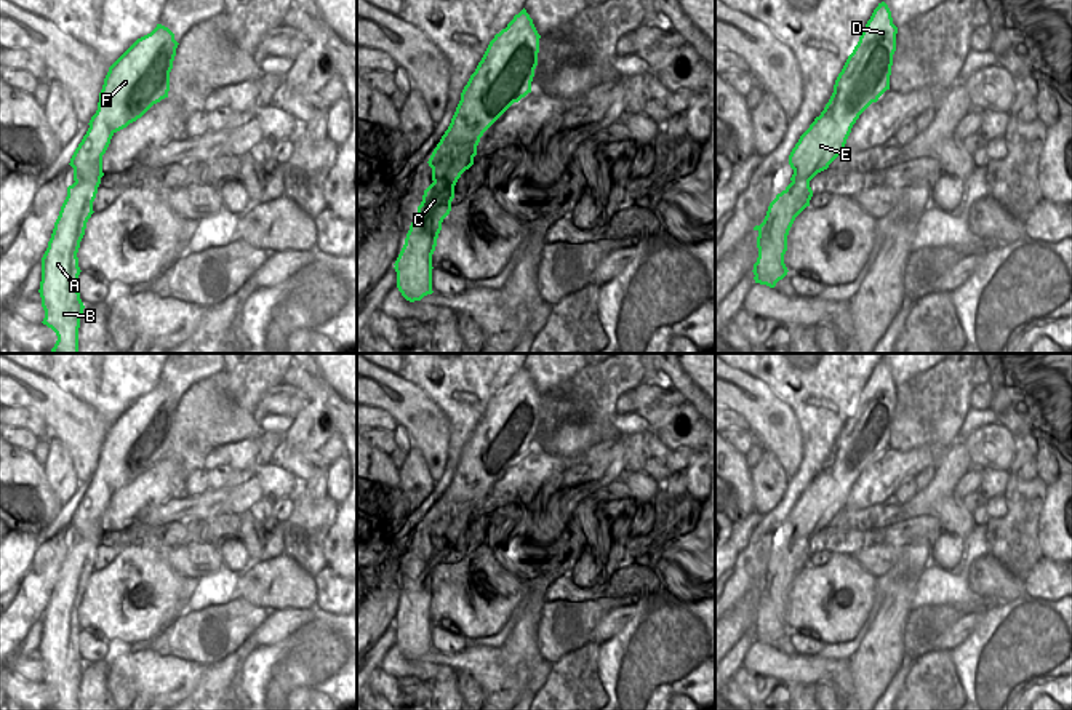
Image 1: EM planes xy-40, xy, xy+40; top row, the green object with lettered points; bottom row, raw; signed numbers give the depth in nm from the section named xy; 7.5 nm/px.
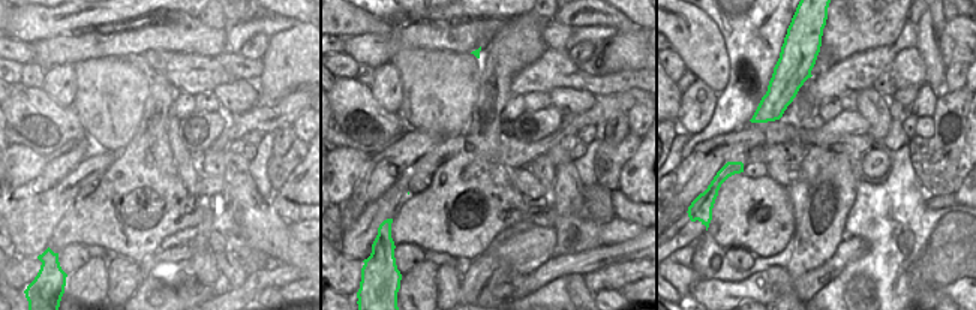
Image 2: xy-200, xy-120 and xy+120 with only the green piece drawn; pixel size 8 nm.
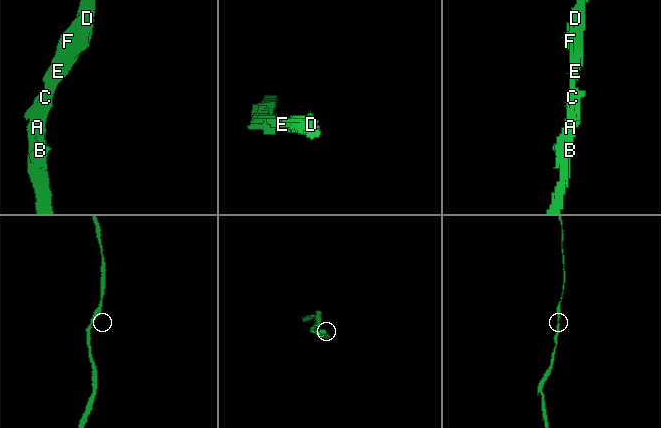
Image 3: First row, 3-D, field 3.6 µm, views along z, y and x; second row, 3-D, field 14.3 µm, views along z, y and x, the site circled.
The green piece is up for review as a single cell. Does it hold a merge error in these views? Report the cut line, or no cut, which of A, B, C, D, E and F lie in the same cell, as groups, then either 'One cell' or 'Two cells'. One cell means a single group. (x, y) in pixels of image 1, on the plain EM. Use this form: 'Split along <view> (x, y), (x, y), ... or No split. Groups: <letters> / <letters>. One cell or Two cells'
No split. Groups: A B C D E F. One cell

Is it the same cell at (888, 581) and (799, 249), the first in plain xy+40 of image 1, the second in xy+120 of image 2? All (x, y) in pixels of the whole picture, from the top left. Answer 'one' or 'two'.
two

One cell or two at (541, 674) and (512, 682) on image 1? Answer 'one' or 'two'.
two

